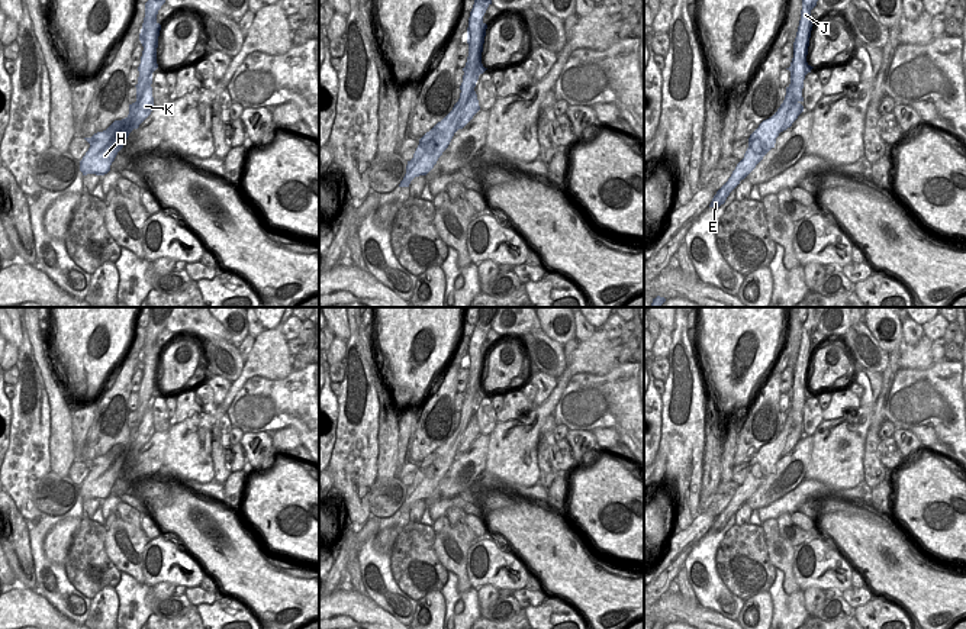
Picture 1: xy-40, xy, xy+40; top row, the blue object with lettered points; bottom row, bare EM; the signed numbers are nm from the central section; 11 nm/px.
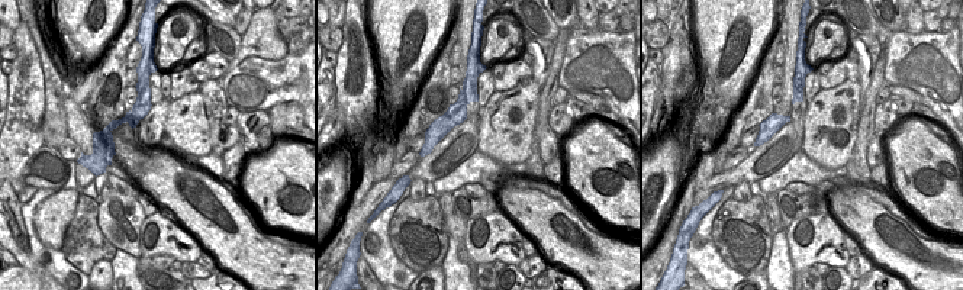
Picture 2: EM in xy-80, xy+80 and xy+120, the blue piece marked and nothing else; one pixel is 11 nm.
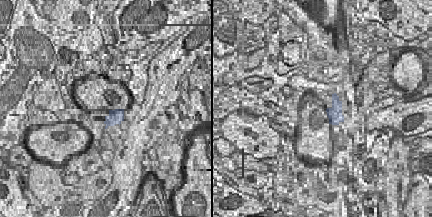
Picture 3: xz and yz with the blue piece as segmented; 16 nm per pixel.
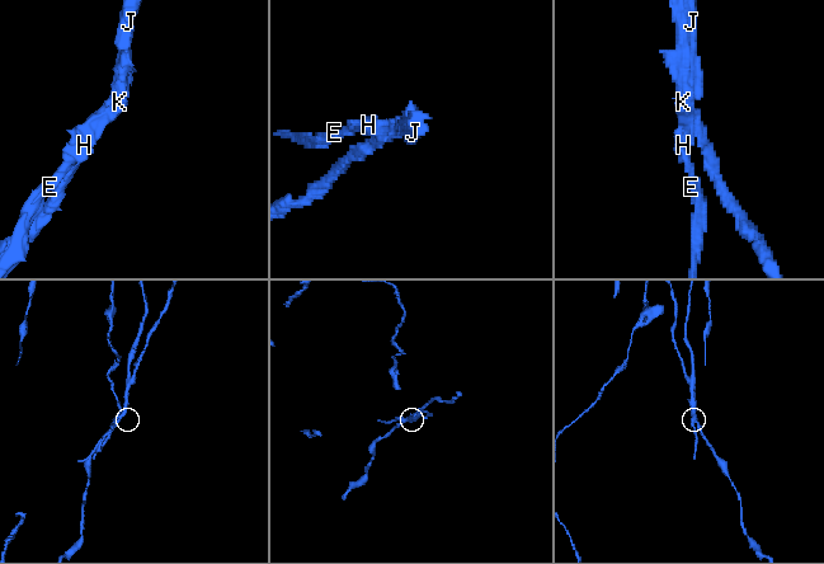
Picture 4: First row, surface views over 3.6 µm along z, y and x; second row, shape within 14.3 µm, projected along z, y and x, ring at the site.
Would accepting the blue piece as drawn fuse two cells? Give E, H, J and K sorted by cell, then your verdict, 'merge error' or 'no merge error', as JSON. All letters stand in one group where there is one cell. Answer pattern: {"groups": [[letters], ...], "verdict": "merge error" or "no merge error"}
{"groups": [["E", "H", "J"], ["K"]], "verdict": "merge error"}

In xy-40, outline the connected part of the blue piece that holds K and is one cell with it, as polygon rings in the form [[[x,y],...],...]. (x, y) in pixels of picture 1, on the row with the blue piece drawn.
[[[151,72],[151,83],[144,90],[142,97],[136,107],[136,113],[135,113],[135,119],[133,119],[133,129],[138,129],[139,125],[151,114],[151,112],[155,107],[151,84],[152,84],[152,72]]]

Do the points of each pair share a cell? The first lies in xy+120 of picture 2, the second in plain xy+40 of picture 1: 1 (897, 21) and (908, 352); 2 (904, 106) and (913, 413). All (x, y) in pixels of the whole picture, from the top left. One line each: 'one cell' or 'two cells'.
1: two cells
2: two cells

